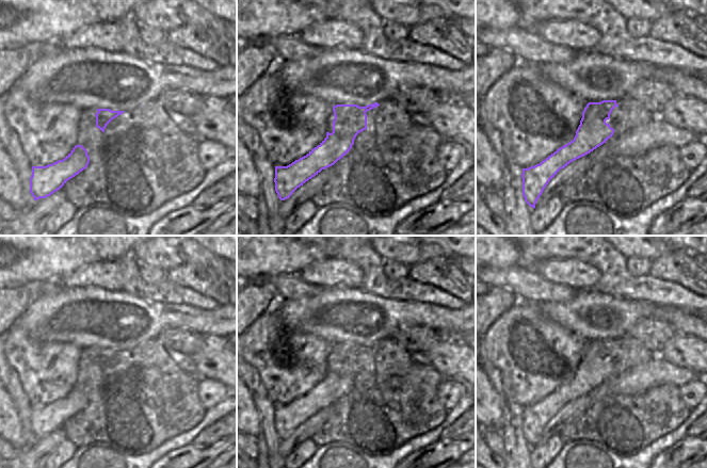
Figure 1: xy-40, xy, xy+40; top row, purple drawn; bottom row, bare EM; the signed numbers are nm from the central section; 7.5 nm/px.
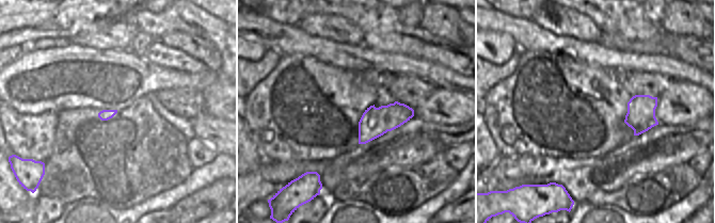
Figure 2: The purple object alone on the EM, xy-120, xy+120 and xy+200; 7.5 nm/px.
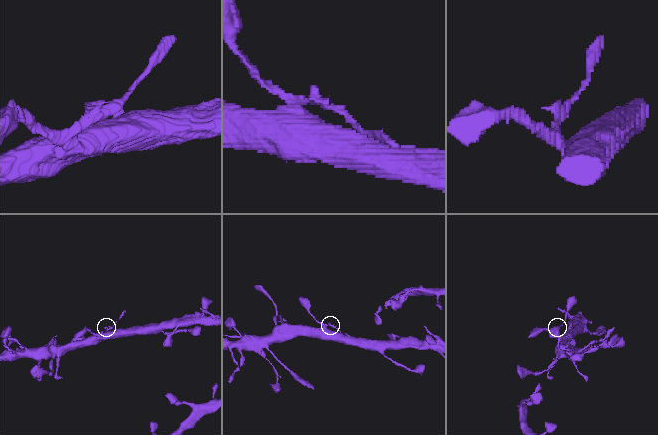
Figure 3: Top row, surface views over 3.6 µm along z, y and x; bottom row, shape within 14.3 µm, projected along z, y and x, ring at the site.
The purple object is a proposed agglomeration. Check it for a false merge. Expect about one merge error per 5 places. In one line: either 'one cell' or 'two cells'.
two cells

